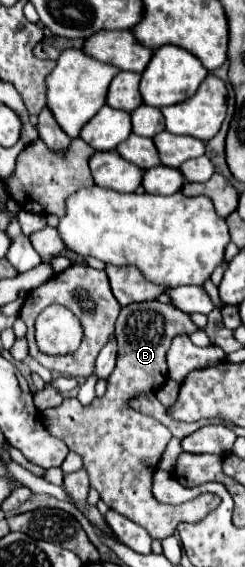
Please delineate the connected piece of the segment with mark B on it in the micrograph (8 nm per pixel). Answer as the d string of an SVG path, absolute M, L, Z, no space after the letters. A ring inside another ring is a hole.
M144 301L122 307L116 321L118 361L110 373L106 395L94 399L88 407L80 405L78 399L66 397L62 405L42 413L44 427L54 437L62 437L62 441L68 443L68 449L84 459L90 487L100 493L100 499L110 509L148 529L154 539L174 535L176 525L182 521L200 521L200 517L220 503L216 495L202 495L200 499L188 501L186 507L168 507L152 497L152 473L156 471L172 433L160 421L128 407L128 401L136 397L136 393L156 393L162 387L168 373L166 351L176 335L186 333L186 327L194 327L192 319L172 305Z

